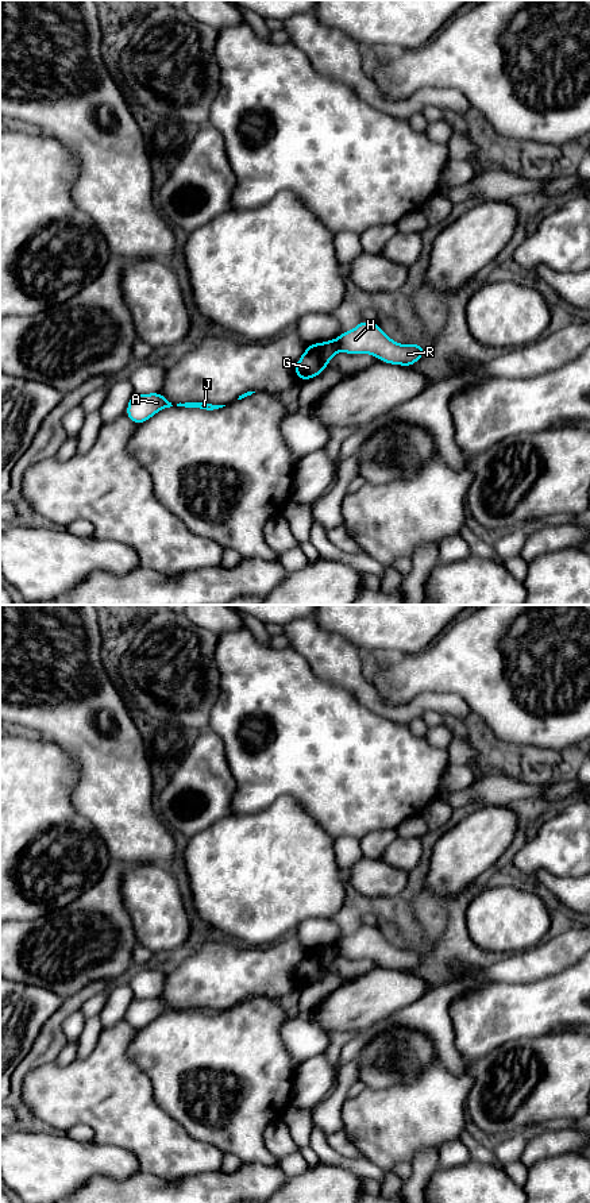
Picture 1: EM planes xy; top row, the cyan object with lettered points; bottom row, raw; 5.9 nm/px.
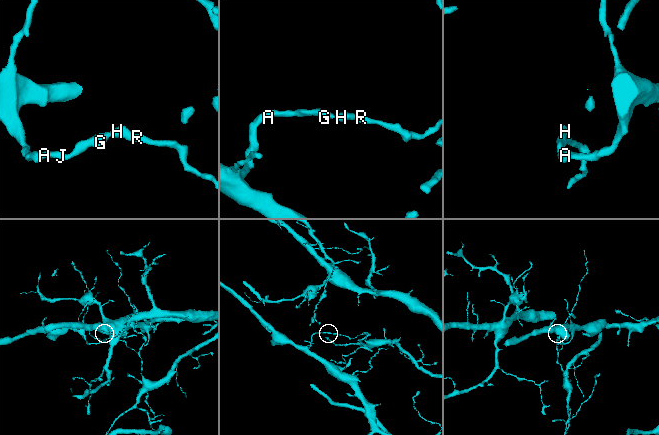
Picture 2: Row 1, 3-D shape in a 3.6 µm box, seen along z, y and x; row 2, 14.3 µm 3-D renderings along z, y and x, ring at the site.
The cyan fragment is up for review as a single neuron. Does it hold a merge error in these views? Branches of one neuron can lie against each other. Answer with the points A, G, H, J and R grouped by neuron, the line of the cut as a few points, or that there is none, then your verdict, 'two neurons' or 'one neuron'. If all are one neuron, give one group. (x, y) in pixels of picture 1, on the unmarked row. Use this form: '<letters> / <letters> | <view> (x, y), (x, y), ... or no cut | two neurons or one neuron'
A G J / H R | xy (336, 945), (339, 955) | two neurons

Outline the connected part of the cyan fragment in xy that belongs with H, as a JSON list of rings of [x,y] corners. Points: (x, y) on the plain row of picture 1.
[[[360,926],[354,934],[342,937],[338,951],[346,959],[371,959],[385,968],[401,971],[417,969],[420,961],[425,963],[421,949],[398,949],[377,928]]]

